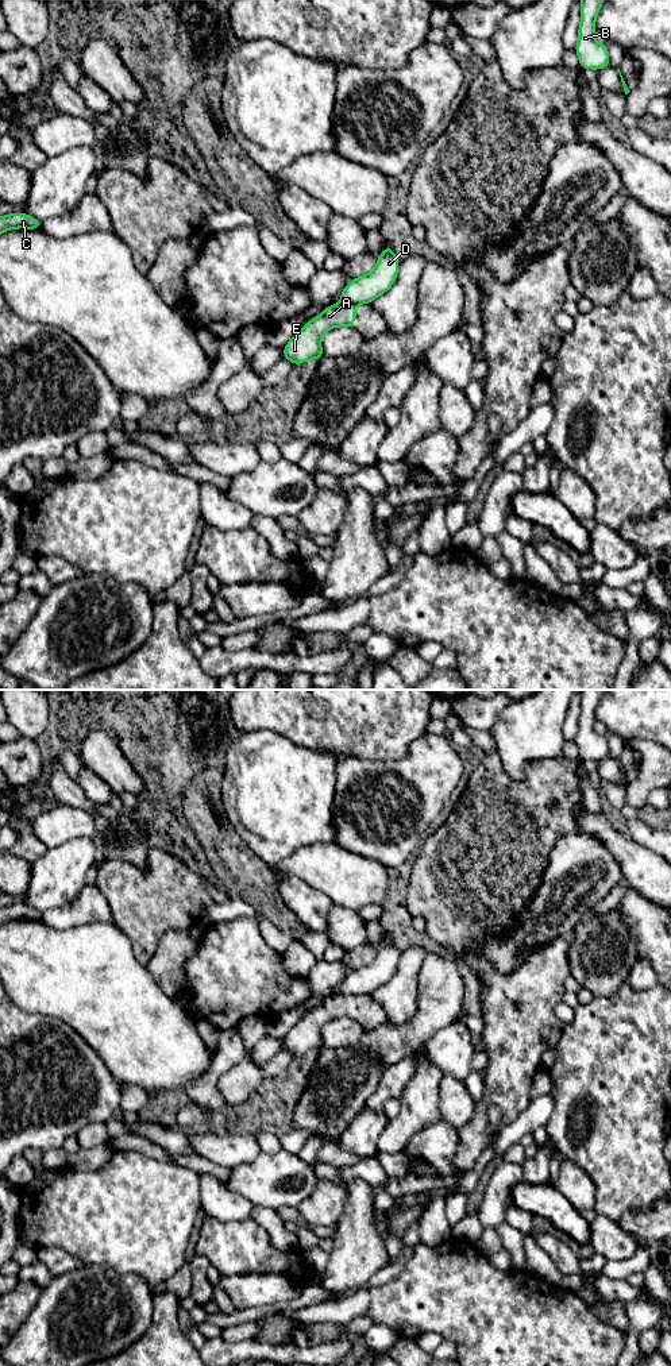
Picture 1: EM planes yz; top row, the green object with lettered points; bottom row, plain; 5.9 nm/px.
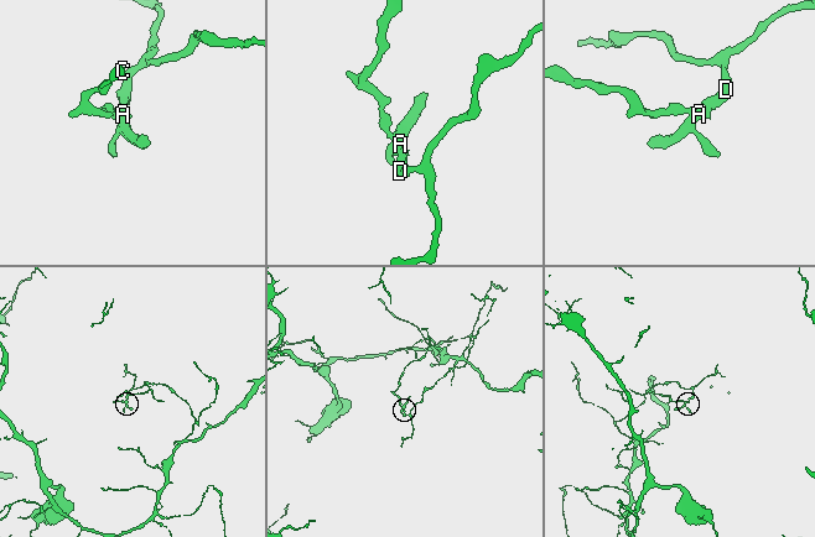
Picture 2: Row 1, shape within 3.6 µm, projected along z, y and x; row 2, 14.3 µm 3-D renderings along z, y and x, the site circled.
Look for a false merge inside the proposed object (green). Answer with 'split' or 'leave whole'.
split

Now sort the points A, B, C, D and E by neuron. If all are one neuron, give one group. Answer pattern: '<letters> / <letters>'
A C E / B D

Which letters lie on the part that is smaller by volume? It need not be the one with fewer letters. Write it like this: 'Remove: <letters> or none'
Remove: A, C, E

